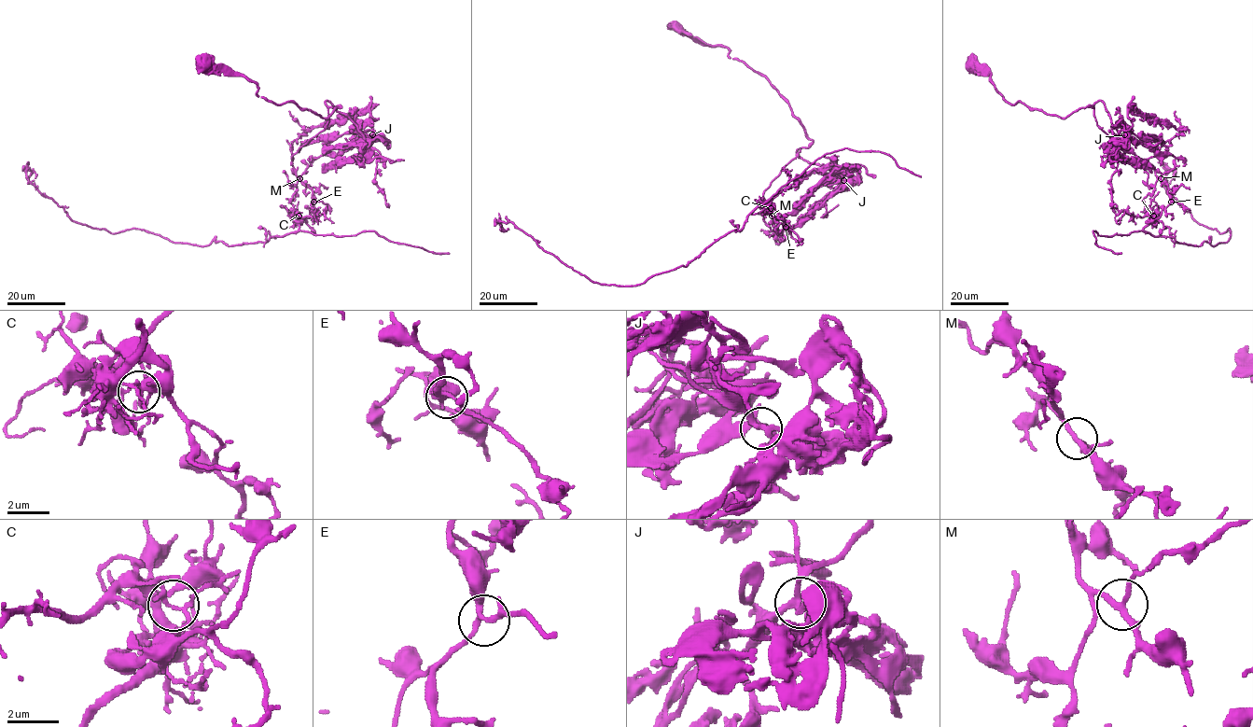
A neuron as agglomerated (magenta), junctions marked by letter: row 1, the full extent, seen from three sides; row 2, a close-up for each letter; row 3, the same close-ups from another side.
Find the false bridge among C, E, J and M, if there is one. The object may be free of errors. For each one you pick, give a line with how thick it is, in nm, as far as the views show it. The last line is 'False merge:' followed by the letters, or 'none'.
C: 120 nm
False merge: C

